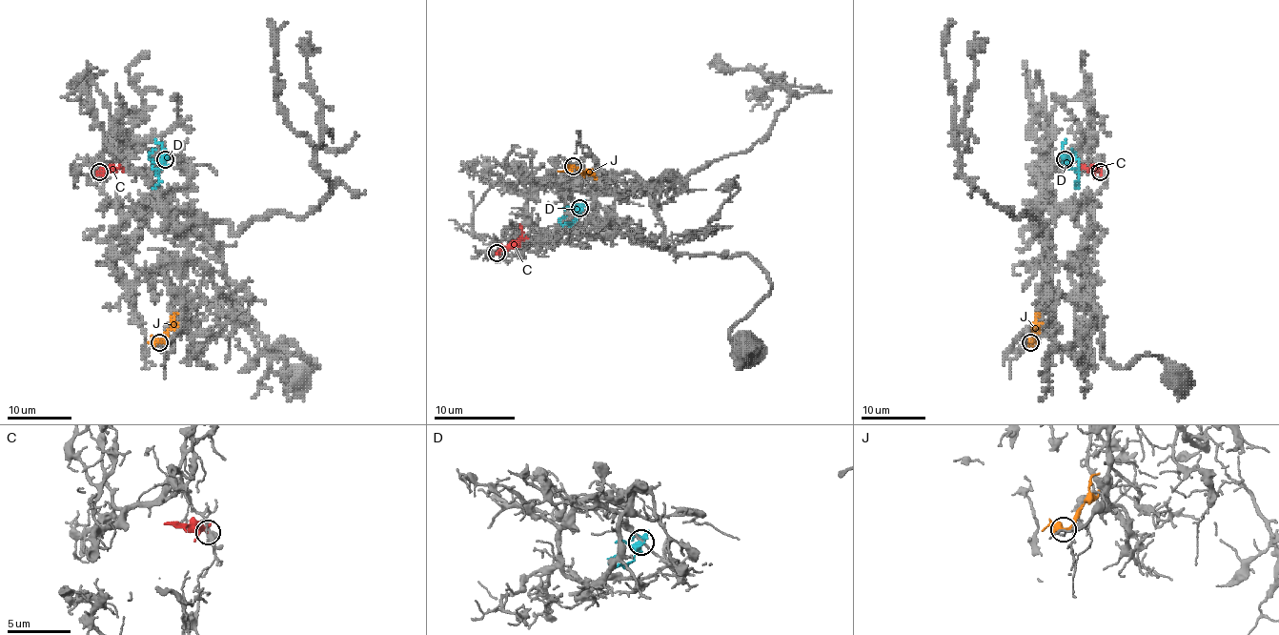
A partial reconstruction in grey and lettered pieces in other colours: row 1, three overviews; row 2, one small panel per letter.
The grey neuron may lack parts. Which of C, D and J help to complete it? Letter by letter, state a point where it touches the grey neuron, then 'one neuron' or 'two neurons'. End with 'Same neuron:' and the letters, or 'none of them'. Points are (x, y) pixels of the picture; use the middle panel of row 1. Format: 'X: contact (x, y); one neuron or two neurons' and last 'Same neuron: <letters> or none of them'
C: contact (497, 253); two neurons
D: contact (579, 208); two neurons
J: contact (573, 166); two neurons
Same neuron: none of them

